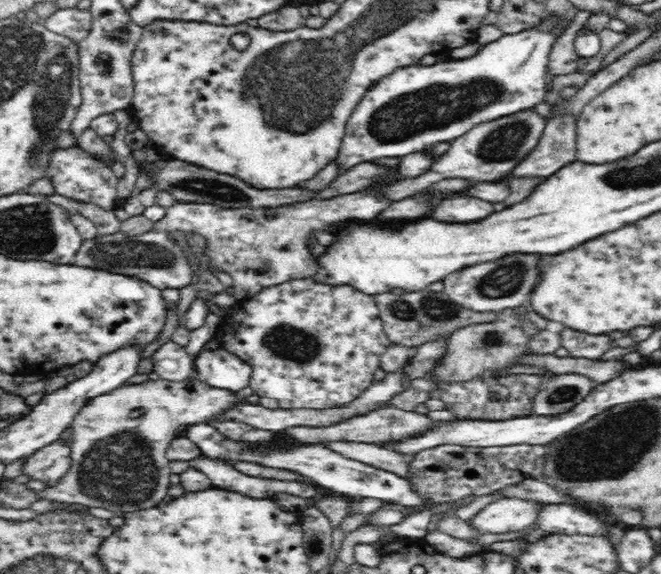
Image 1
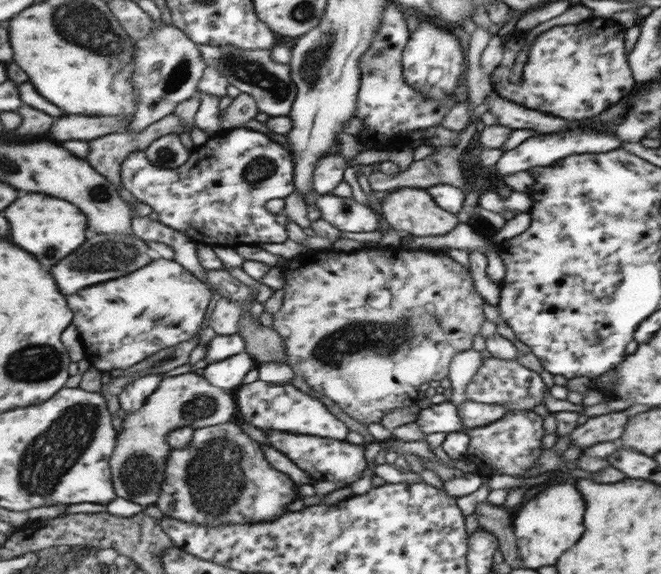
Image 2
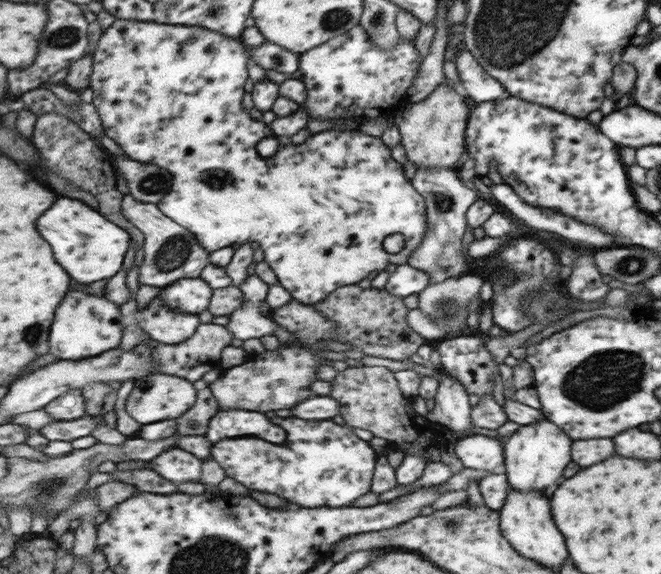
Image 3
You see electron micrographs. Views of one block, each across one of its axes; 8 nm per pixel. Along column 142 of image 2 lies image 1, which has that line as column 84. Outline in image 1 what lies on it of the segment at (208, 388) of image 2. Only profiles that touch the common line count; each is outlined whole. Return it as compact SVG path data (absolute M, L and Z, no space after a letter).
M190 377L184 382L170 382L168 380L148 380L143 383L138 384L125 384L122 388L116 388L112 391L112 394L106 394L106 396L100 396L100 398L94 398L90 400L88 406L84 406L80 410L80 414L72 420L72 434L69 444L69 458L71 459L70 466L68 470L53 484L48 485L44 490L42 490L42 499L50 499L53 501L64 501L69 503L76 503L79 505L87 506L88 508L106 508L106 510L112 510L112 512L123 512L132 513L138 512L140 510L146 510L146 508L156 508L161 506L165 501L169 499L169 489L172 487L170 485L170 461L167 459L166 452L170 443L174 440L174 432L180 424L186 424L190 420L190 424L200 424L200 422L206 422L210 420L212 416L216 416L218 412L226 410L228 406L232 406L236 402L236 396L228 390L212 388L207 384L196 378Z

